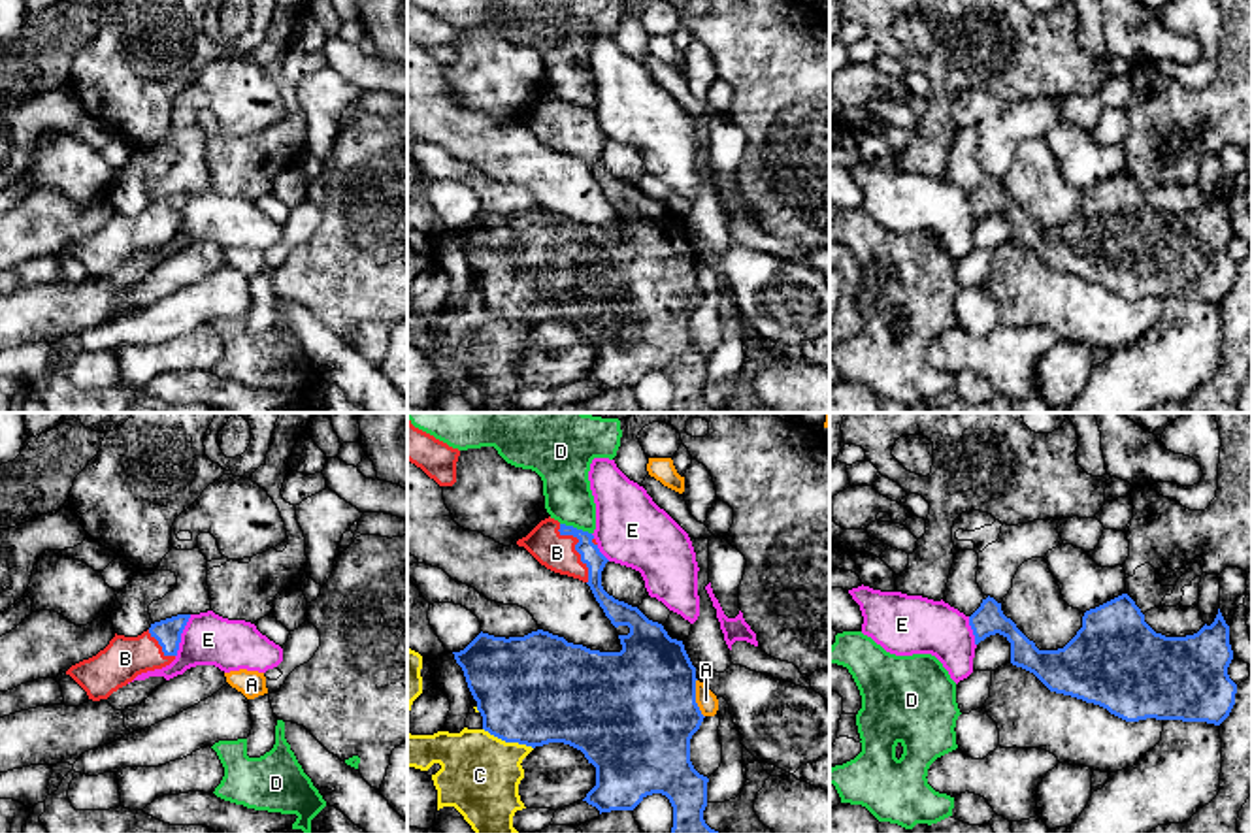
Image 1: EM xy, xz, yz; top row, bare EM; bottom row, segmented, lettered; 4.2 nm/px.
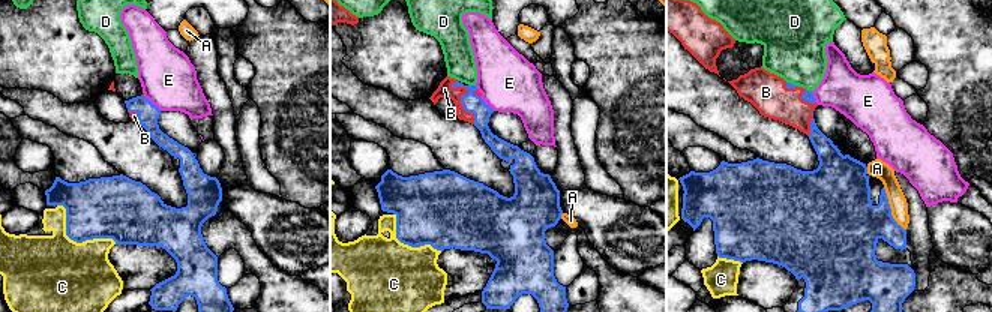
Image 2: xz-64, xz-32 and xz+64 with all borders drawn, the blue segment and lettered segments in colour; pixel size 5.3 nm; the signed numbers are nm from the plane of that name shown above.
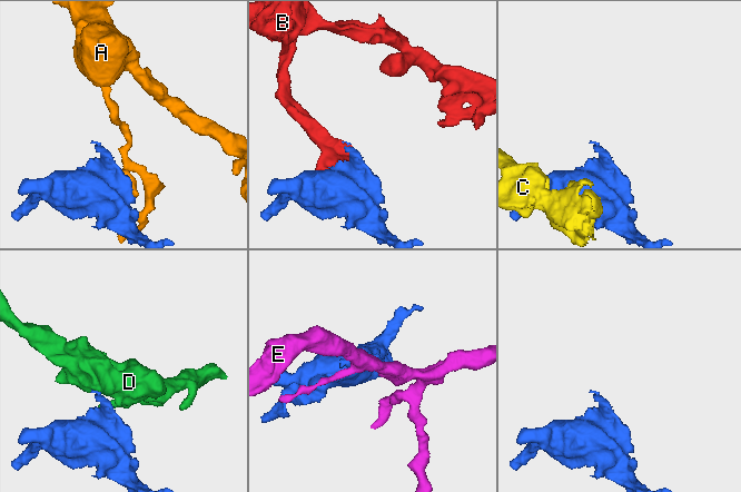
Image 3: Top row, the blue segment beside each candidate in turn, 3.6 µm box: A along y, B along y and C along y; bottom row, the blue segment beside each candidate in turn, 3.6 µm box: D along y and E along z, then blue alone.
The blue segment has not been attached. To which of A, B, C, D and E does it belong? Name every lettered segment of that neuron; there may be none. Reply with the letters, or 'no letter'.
B

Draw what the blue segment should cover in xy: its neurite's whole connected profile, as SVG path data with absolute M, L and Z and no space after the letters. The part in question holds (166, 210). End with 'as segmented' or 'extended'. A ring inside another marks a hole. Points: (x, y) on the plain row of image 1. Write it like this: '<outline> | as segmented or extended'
M190 192L151 202L138 215L117 213L96 234L72 243L70 253L92 279L107 277L138 253L170 243L179 228Z | extended

